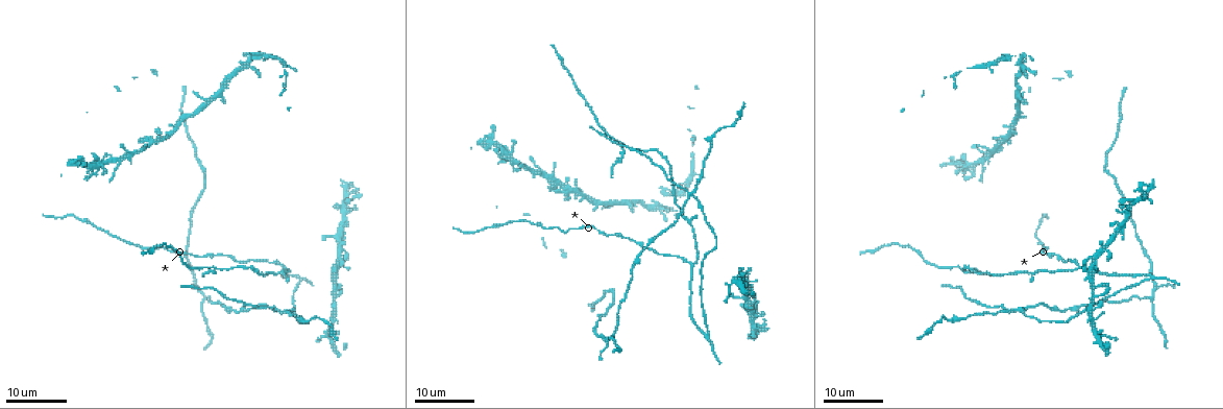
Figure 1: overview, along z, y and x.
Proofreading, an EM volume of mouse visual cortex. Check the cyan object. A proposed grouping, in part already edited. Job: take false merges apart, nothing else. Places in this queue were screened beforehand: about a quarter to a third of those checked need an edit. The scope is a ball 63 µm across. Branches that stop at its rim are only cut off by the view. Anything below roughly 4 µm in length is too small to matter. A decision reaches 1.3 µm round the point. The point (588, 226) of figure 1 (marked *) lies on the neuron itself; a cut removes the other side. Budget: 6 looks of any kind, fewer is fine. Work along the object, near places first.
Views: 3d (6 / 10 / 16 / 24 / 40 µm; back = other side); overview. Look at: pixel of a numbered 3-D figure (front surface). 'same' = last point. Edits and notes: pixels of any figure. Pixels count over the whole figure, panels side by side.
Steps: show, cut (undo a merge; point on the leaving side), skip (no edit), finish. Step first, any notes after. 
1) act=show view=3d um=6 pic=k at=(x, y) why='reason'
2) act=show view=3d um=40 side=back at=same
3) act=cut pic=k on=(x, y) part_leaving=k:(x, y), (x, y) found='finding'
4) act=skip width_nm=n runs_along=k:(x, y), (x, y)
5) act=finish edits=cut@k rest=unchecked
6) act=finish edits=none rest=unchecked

act=show view=3d um=16 pic=1 at=(1153, 299) why='two arms in line, one across'

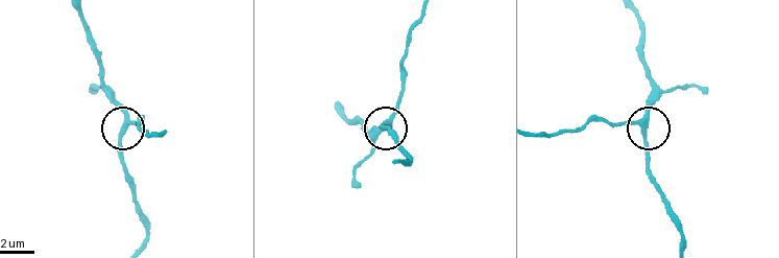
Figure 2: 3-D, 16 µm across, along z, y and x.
act=show view=3d um=6 pic=2 at=(643, 131) why='closer look'

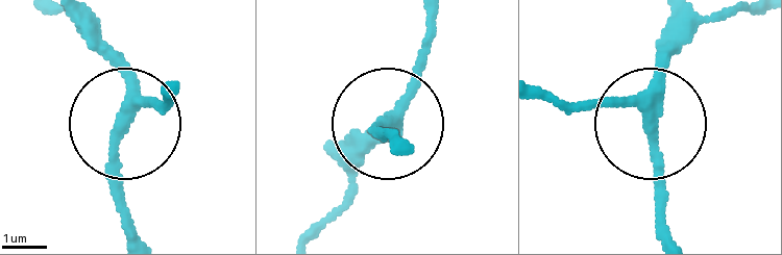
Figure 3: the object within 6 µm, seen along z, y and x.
act=skip width_nm=250 runs_along=3:(164, 95), (119, 139), (126, 236) found='one neuron here'

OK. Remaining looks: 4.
act=show view=3d um=24 pic=1 at=(83, 218) why='calibre changes'

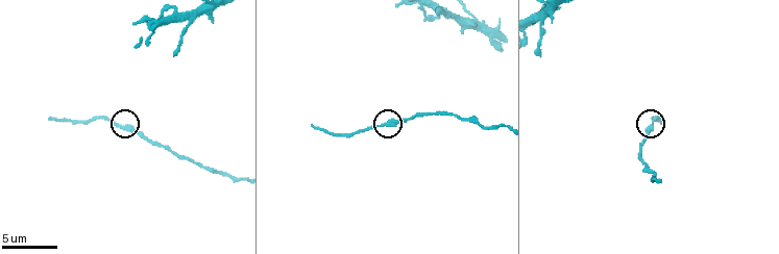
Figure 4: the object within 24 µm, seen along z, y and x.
act=show view=3d um=10 pic=4 at=(383, 126)

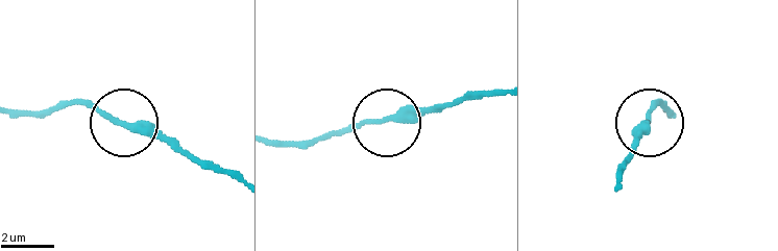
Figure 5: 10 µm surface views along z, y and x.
act=show view=3d um=10 side=back pic=5 at=(122, 125)

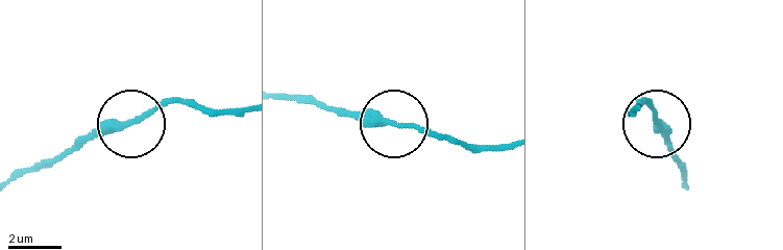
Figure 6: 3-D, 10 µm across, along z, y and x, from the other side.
act=skip width_nm=280 runs_along=6:(683, 182), (669, 138), (643, 100) found='continuous, no second neuron'

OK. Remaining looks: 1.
act=finish edits=none rest=unchecked

